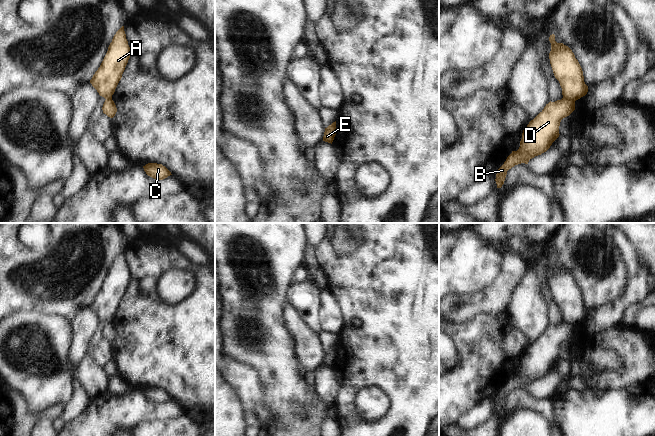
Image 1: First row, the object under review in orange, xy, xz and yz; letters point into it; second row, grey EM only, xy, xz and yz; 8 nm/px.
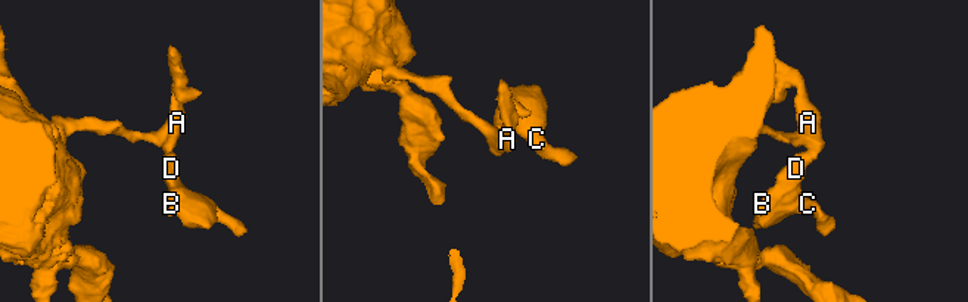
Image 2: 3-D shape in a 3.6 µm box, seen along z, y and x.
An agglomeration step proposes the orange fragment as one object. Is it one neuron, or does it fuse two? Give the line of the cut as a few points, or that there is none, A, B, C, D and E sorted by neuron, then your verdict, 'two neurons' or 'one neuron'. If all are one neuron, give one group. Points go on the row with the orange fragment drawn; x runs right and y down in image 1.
cut in yz along (563, 97), (574, 102); A E / B C D; two neurons

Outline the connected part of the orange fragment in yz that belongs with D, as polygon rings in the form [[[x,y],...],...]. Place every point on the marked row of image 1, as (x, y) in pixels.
[[[565,98],[546,104],[544,109],[523,130],[519,149],[512,151],[497,170],[495,179],[497,188],[501,188],[504,184],[509,169],[521,163],[528,164],[530,159],[541,155],[550,148],[560,135],[561,120],[574,110],[575,102]]]

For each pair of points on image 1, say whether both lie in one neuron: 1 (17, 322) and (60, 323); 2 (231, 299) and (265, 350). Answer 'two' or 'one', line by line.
1: one
2: one

